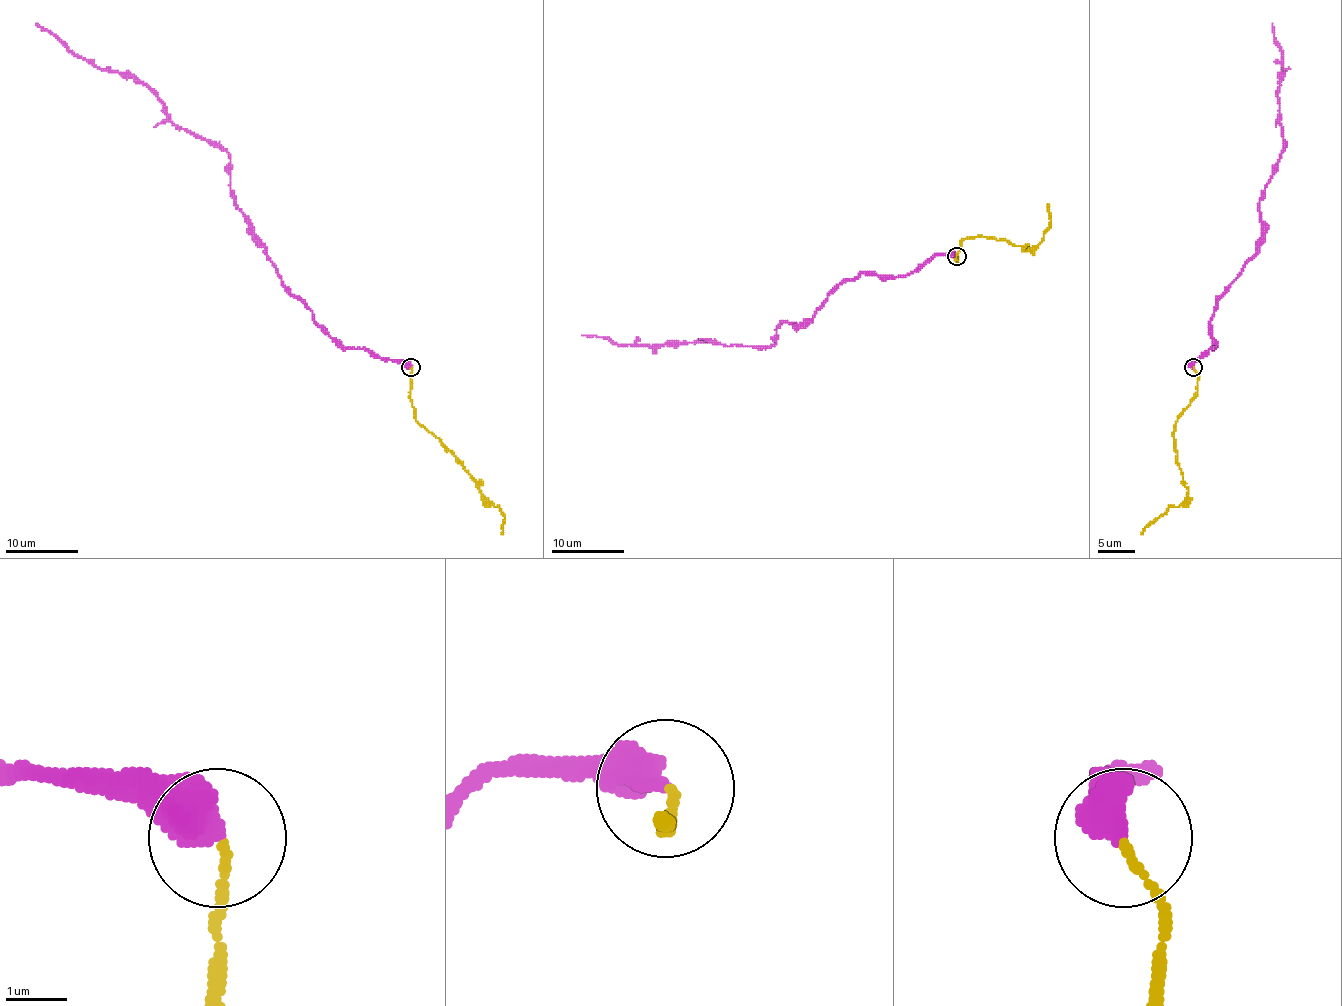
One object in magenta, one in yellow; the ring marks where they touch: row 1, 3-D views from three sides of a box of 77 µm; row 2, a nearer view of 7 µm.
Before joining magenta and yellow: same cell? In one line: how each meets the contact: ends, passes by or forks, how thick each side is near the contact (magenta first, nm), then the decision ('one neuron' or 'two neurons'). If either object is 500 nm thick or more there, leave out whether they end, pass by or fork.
calibres 550 and 120 nm; two neurons

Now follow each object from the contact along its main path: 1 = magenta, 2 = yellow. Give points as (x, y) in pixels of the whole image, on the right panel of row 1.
1: (1194, 367), (1214, 347), (1217, 299), (1256, 252), (1259, 205), (1283, 150), (1272, 23)
2: (1194, 369), (1197, 374), (1197, 396), (1177, 419), (1174, 449), (1188, 498), (1177, 507), (1170, 507), (1141, 534)

